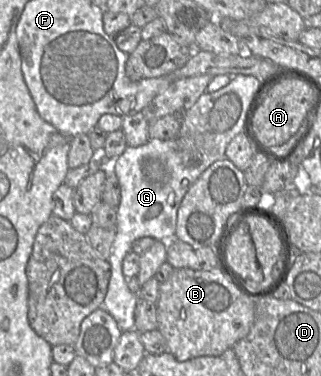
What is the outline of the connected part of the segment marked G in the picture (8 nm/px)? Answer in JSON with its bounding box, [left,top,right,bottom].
[100,76,259,332]

